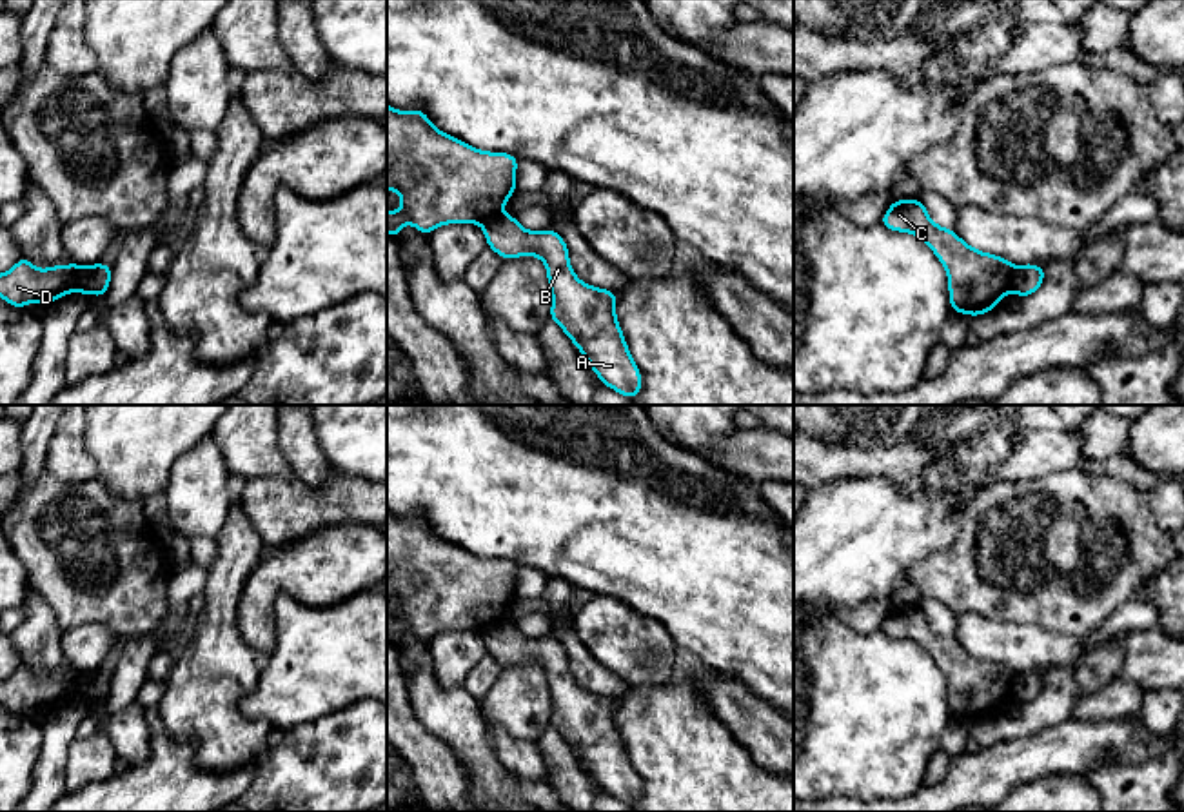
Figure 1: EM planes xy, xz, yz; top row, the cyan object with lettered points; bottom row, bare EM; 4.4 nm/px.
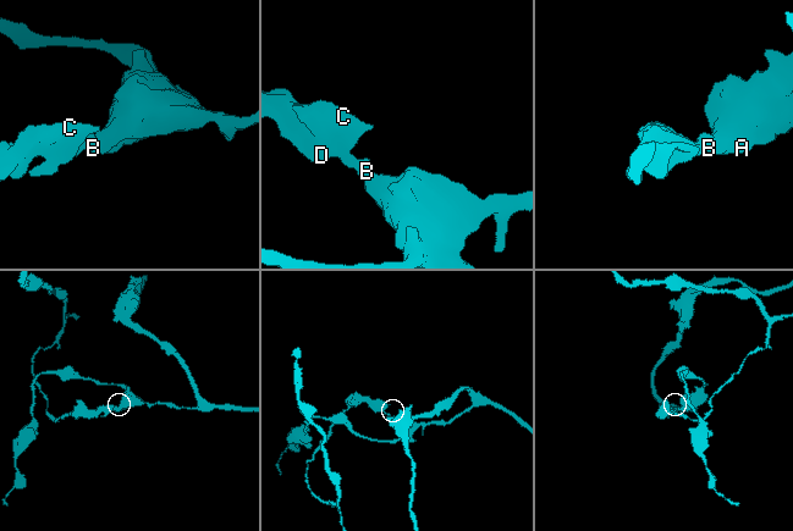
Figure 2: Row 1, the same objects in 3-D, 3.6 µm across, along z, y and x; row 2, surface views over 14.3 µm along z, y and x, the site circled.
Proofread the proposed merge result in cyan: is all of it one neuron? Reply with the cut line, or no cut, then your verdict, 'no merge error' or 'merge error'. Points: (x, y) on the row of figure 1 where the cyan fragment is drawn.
yz (1017, 267), (1010, 291) | merge error

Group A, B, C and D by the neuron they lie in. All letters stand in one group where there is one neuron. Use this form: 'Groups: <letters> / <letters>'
Groups: A B / C D

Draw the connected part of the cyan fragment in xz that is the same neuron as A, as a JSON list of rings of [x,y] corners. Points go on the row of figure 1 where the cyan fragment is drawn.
[[[499,214],[481,227],[488,249],[503,260],[536,256],[545,262],[550,320],[581,351],[603,385],[634,400],[641,392],[641,371],[617,323],[616,292],[587,285],[576,276],[568,247],[554,229],[527,231],[510,214]]]

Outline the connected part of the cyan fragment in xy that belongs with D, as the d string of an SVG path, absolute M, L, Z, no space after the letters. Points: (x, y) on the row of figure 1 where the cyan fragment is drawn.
M22 256L15 267L0 274L0 298L18 309L33 302L47 305L60 296L76 292L84 269L74 262L38 269Z

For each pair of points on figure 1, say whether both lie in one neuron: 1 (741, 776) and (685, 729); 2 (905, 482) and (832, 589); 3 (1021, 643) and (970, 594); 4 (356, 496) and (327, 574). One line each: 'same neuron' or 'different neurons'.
1: same neuron
2: different neurons
3: different neurons
4: different neurons

